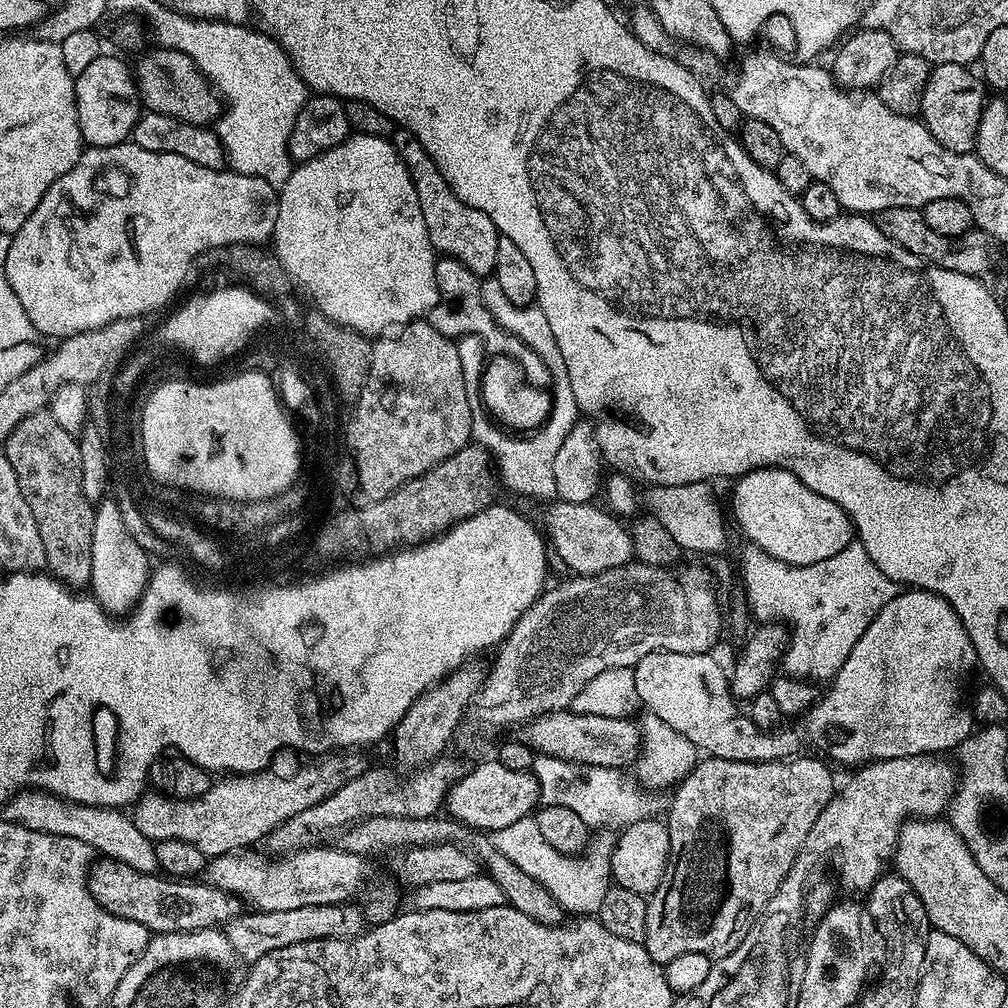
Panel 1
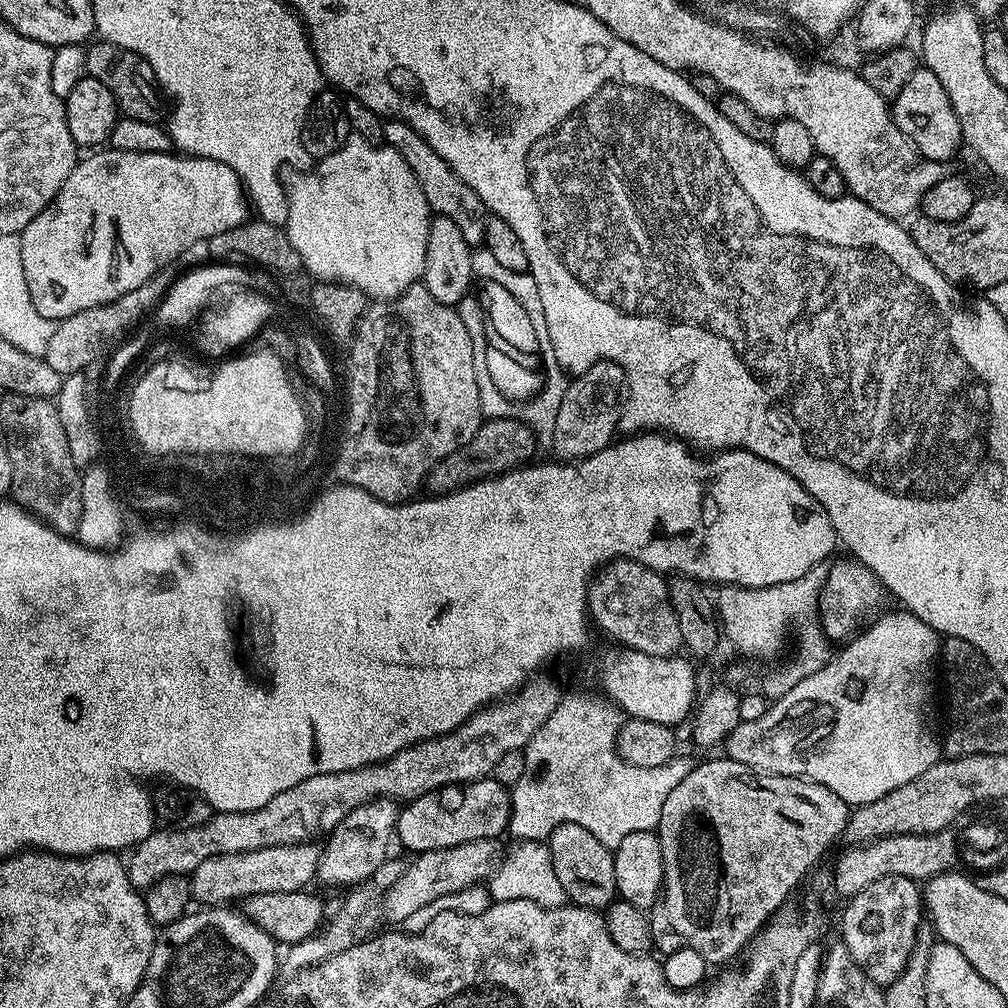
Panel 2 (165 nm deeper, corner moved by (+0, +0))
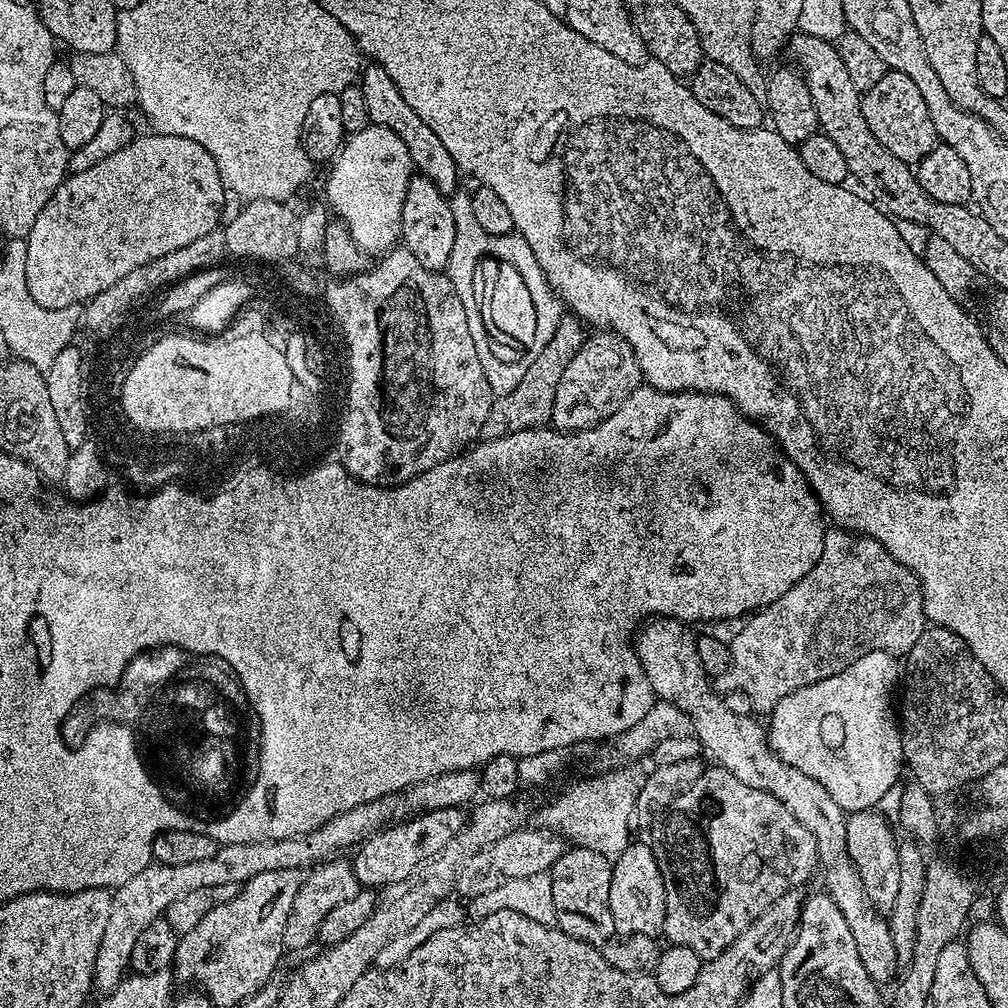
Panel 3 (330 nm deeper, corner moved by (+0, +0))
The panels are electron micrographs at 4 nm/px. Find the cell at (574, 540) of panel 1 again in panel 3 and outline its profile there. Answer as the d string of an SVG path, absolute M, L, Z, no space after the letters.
M657 616L649 619L635 633L634 647L640 659L643 679L650 682L653 693L659 699L669 700L692 719L692 731L696 739L699 740L701 749L705 753L709 752L716 759L713 761L719 767L730 770L730 774L734 774L734 778L746 782L746 786L754 786L758 790L768 792L774 798L778 798L798 818L798 822L802 822L802 826L806 826L806 830L810 830L810 834L814 834L818 845L819 863L826 871L832 872L828 876L827 893L838 906L838 910L842 910L842 918L846 918L846 926L850 926L850 934L854 934L854 942L858 946L858 956L862 958L866 972L870 974L872 980L876 981L877 985L884 986L884 983L898 970L894 938L888 928L888 920L870 910L866 903L862 878L858 874L856 863L850 858L846 846L846 813L844 809L838 806L838 802L834 802L834 798L830 798L830 794L821 784L814 782L814 778L802 774L800 770L794 770L789 764L783 764L772 753L772 749L768 747L766 728L763 723L759 724L756 718L735 716L730 714L730 710L726 710L723 699L719 695L716 697L712 693L711 686L708 685L711 684L710 678L702 670L702 662L698 662L696 636L693 633L688 633L688 627L689 625L685 621L678 620L675 616Z

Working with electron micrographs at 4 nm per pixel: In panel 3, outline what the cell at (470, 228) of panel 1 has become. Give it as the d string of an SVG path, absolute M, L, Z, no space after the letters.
M369 63L363 69L359 86L366 97L366 110L370 114L372 123L398 134L398 138L402 138L402 142L406 145L406 150L410 150L413 169L432 182L442 195L451 197L461 187L462 173L456 167L454 158L450 158L450 150L446 150L446 145L438 139L438 134L434 134L434 130L430 130L430 126L426 126L426 122L422 122L418 114L414 114L414 110L406 103L406 98L402 98L390 74L386 74L382 65Z

